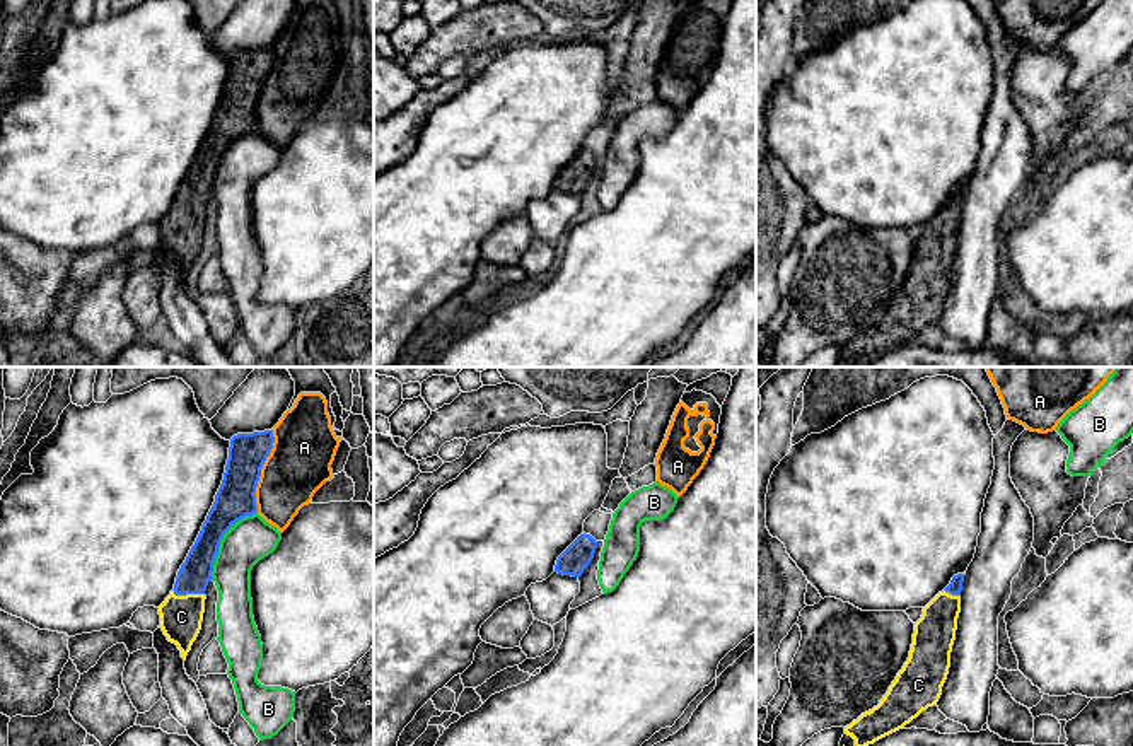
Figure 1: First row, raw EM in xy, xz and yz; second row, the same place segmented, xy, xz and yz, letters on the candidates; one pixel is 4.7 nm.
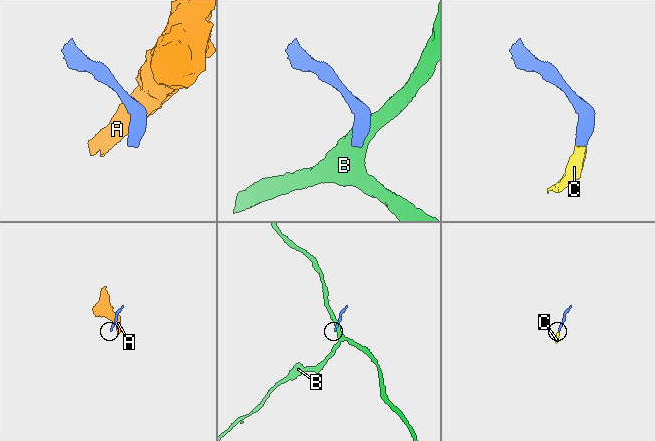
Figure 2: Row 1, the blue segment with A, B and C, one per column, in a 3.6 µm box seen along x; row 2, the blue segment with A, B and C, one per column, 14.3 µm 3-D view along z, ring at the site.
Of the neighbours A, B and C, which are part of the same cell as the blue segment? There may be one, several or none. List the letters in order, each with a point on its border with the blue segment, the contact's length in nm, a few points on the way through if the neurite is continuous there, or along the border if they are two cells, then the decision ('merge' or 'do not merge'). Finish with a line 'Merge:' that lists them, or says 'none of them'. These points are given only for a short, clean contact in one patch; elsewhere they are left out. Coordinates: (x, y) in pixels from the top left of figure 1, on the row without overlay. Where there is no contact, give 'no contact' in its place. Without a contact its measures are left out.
A: meets blue in xy at (260, 89); contact 400 nm long; do not merge
B: meets blue in xy at (220, 157); contact 380 nm long; do not merge
C: meets blue in xy at (188, 210); contact 150 nm long; runs through xy (195, 192), (188, 210), (181, 234); merge
Merge: C

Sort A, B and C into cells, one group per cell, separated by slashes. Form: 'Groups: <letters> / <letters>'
Groups: A / B / C

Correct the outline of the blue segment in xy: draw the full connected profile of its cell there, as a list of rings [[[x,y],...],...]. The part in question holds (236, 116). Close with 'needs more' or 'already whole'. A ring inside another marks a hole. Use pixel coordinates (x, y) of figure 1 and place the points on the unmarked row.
[[[273,48],[237,51],[230,56],[229,77],[215,119],[177,189],[174,207],[159,224],[160,246],[167,258],[177,263],[184,278],[201,248],[205,208],[213,198],[213,179],[220,159],[237,138],[258,130],[254,111],[273,60]]] | needs more

